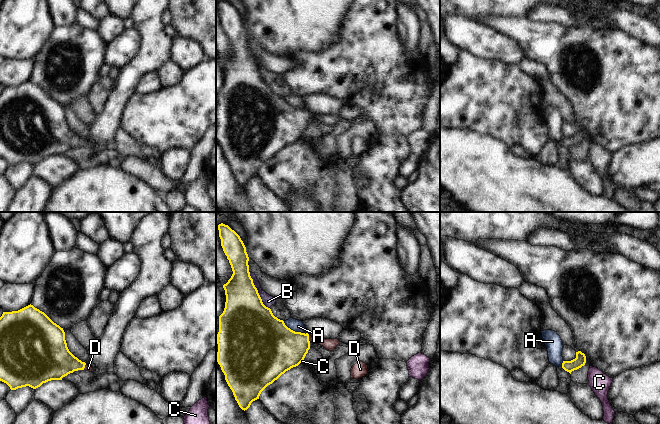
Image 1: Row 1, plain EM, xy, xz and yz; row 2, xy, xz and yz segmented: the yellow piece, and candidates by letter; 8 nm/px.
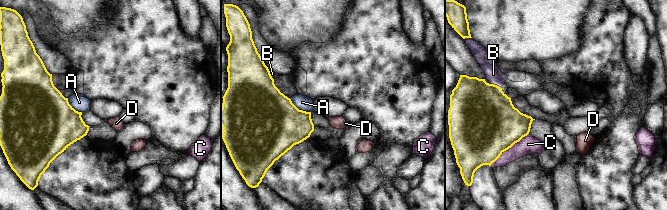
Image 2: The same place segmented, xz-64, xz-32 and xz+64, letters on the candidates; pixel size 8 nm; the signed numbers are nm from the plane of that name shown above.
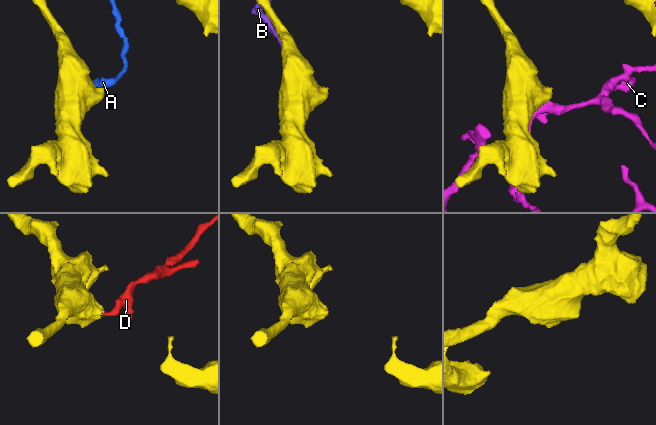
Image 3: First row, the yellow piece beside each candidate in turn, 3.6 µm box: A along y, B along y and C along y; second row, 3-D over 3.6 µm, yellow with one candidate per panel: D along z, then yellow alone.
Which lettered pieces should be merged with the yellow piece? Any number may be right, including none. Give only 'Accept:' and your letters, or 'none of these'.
Accept: D

